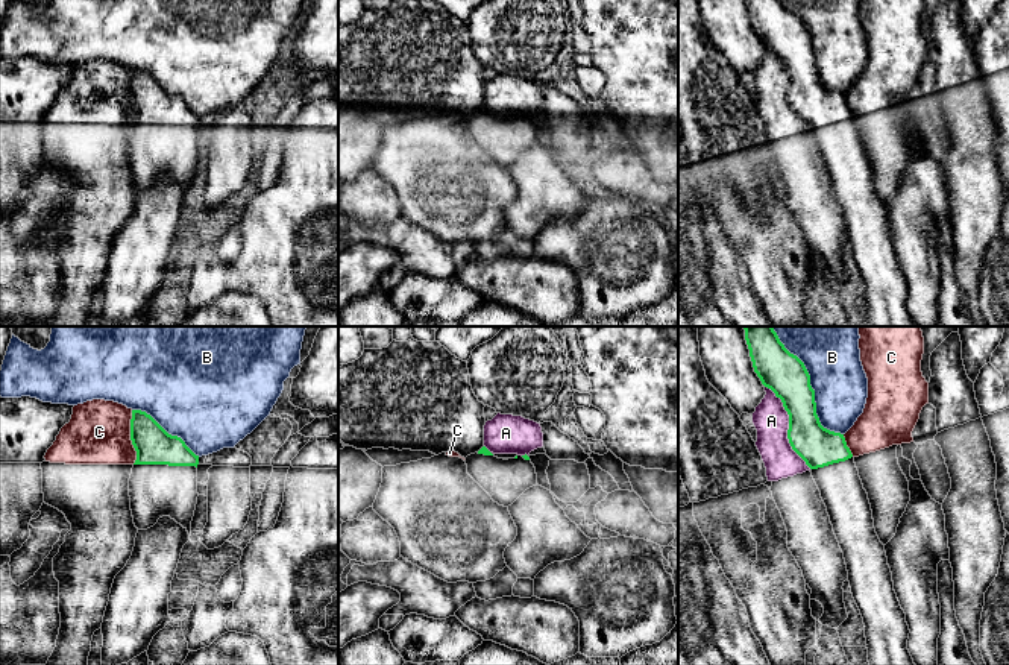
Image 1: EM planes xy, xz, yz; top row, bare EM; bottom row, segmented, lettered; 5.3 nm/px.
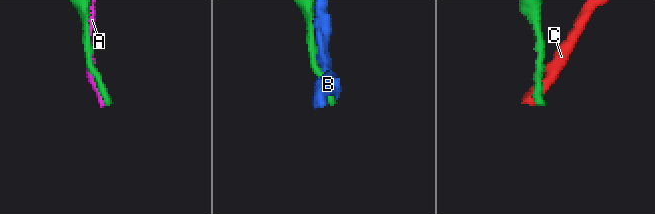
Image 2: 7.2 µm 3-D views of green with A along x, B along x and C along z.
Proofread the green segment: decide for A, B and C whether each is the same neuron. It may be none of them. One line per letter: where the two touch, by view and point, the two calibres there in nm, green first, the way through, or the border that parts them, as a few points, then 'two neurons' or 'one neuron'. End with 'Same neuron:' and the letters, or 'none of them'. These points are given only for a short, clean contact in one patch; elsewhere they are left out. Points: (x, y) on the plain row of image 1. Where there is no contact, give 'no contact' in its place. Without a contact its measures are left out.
A: meets green in yz at (789, 85); 220 nm thick on the green side, 190 nm on the other; two neurons
B: meets green in yz at (814, 52); 220 nm thick on the green side, 280 nm on the other; two neurons
C: meets green in xy at (131, 97); 200 nm thick on the green side, 340 nm on the other; two neurons
Same neuron: none of them

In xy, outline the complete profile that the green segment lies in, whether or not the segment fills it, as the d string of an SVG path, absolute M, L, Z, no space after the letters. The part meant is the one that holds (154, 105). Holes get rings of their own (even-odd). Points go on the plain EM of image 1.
M132 70L130 100L137 111L129 138L135 187L147 190L159 178L170 176L191 196L191 181L199 156L199 115L181 97L168 94L141 70Z

